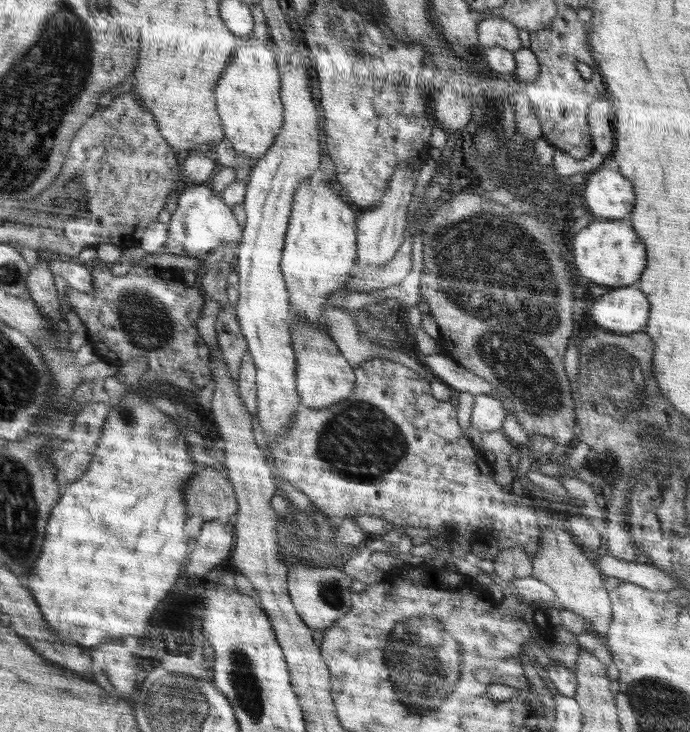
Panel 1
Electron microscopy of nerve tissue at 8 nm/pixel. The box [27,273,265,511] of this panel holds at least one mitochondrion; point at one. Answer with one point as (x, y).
(147, 323)

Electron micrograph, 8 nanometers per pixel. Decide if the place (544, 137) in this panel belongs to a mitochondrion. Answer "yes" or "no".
no

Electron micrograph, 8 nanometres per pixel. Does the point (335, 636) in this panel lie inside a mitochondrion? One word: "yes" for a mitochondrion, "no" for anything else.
no

